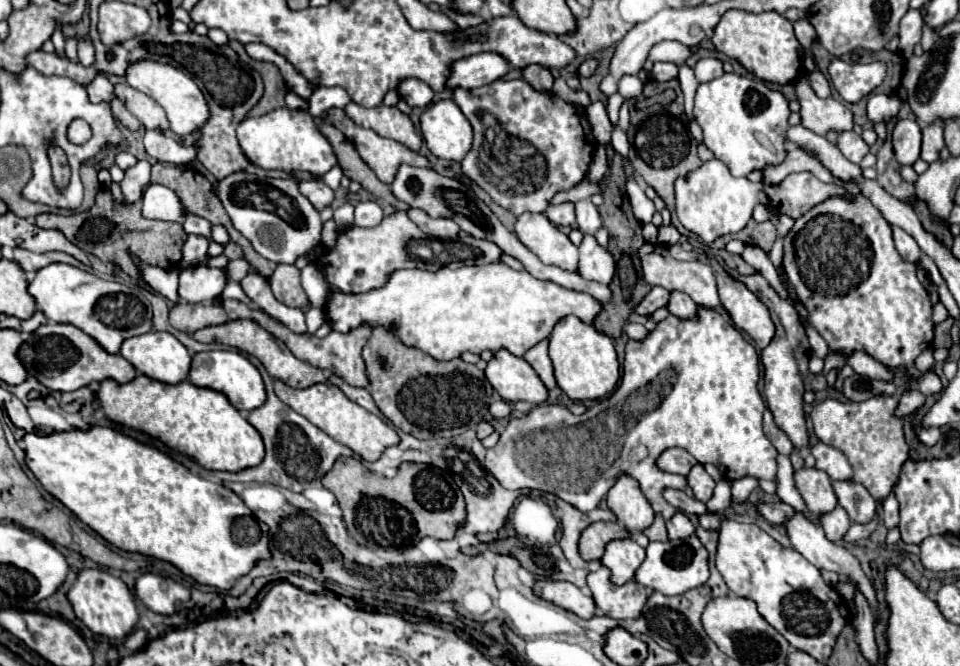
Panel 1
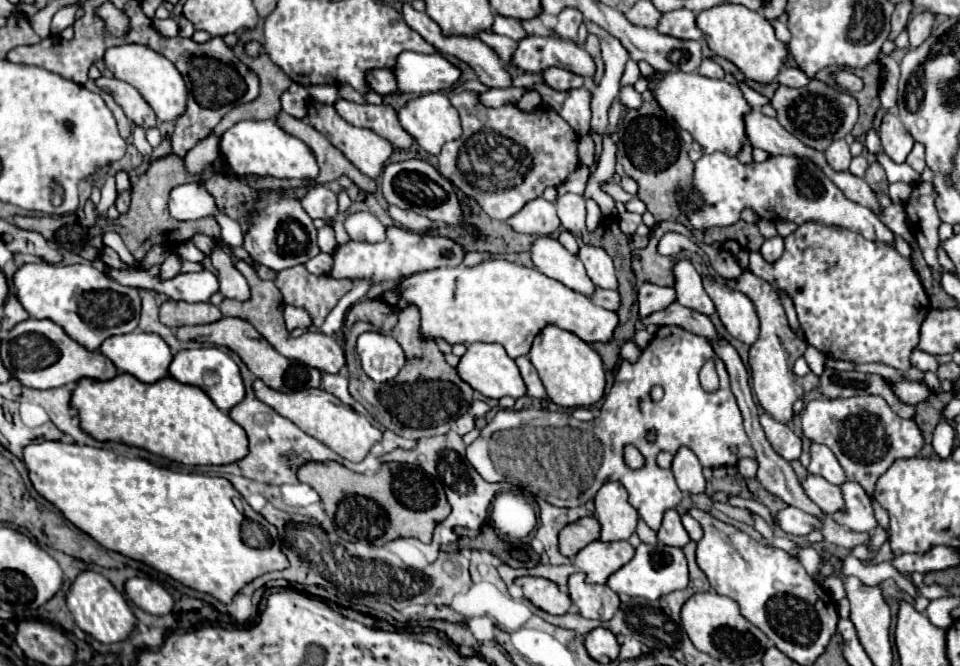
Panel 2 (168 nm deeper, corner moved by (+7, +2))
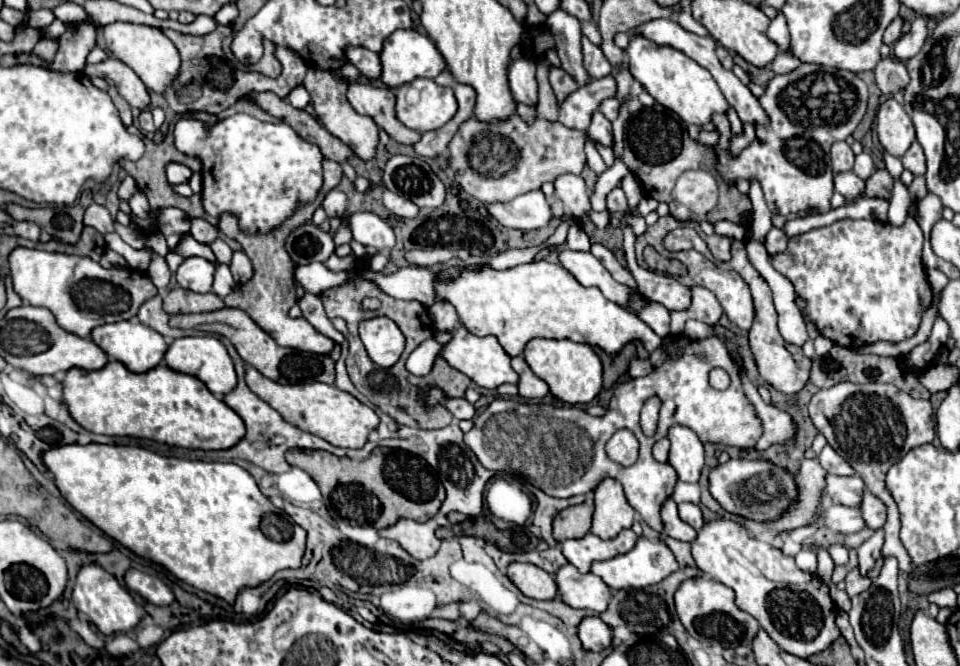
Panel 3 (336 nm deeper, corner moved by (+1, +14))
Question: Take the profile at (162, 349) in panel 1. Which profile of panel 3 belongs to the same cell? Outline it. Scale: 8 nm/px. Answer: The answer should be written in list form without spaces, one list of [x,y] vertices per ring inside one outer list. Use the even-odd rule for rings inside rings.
[[[140,320],[102,324],[102,326],[94,328],[90,338],[108,354],[110,360],[118,360],[118,362],[126,364],[126,368],[130,368],[132,372],[148,372],[148,370],[156,368],[158,364],[162,364],[164,354],[168,350],[164,336],[160,332],[156,332],[154,328],[142,324]]]

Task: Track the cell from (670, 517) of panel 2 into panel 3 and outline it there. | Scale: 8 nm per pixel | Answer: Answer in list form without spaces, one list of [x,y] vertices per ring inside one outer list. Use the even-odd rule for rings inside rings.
[[[672,498],[666,500],[666,504],[662,506],[662,524],[664,524],[664,534],[668,534],[670,538],[684,542],[694,542],[696,538],[696,530],[680,518],[678,504]]]

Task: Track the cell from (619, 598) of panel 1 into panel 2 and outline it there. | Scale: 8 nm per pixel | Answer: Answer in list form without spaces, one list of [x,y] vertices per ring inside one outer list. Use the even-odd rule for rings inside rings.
[[[576,572],[568,578],[568,594],[578,614],[594,620],[610,620],[620,606],[620,598],[608,586],[586,584],[584,574]]]

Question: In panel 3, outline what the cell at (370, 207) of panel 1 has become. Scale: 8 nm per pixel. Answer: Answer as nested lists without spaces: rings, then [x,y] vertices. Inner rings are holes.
[[[356,212],[350,216],[352,236],[364,246],[374,246],[378,250],[392,248],[396,244],[392,228],[374,212]]]

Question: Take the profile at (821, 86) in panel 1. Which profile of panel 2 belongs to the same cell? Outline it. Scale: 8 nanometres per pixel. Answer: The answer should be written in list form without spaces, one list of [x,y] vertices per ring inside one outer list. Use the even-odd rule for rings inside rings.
[[[782,68],[780,74],[776,76],[776,80],[790,88],[802,88],[808,84],[808,76],[800,68]]]

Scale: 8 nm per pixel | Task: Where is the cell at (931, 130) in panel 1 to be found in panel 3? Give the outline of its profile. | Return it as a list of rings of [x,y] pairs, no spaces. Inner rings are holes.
[[[914,142],[900,160],[902,160],[904,168],[908,168],[914,176],[926,174],[926,156],[924,156],[924,150],[918,142]]]

